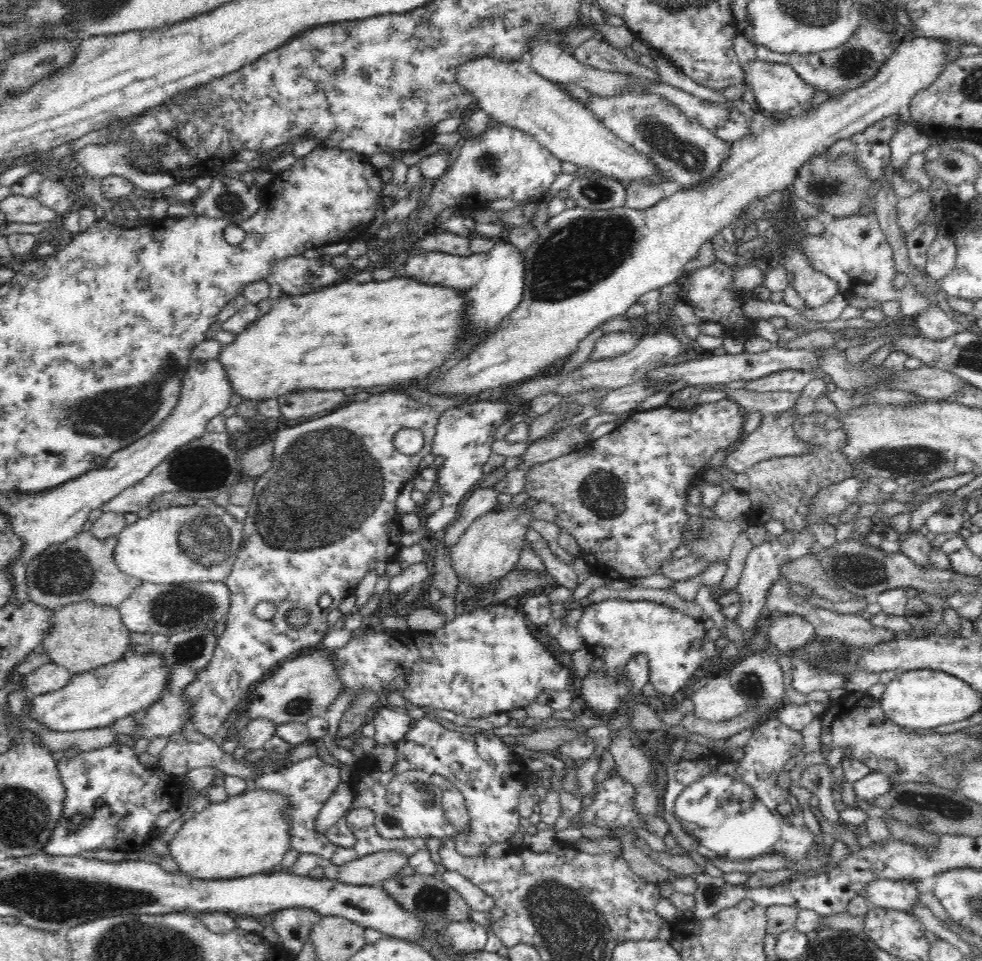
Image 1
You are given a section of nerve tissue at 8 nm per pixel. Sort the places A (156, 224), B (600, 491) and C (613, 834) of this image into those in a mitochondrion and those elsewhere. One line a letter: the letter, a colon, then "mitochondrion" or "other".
A: other
B: mitochondrion
C: other

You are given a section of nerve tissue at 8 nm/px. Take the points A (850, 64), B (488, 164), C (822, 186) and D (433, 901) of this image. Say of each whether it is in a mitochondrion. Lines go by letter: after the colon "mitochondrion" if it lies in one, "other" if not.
A: mitochondrion
B: mitochondrion
C: mitochondrion
D: mitochondrion

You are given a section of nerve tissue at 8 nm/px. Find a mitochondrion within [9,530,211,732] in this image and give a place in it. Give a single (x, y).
(65, 572)

